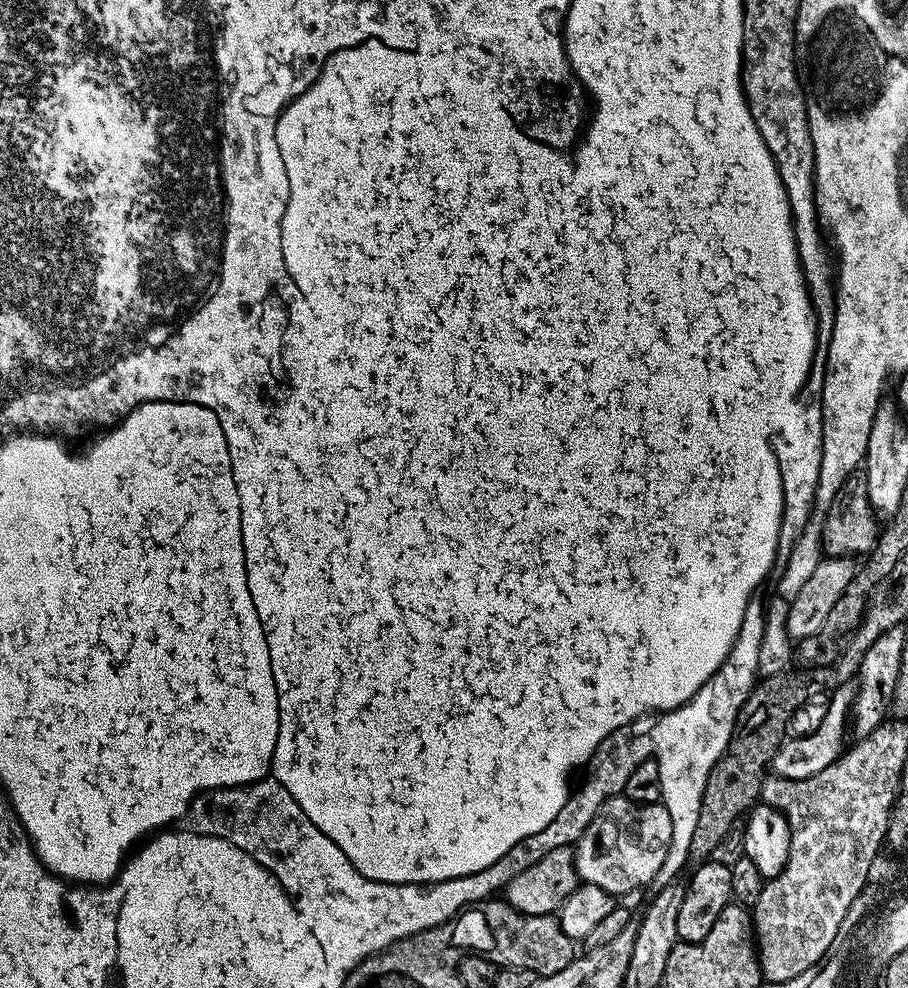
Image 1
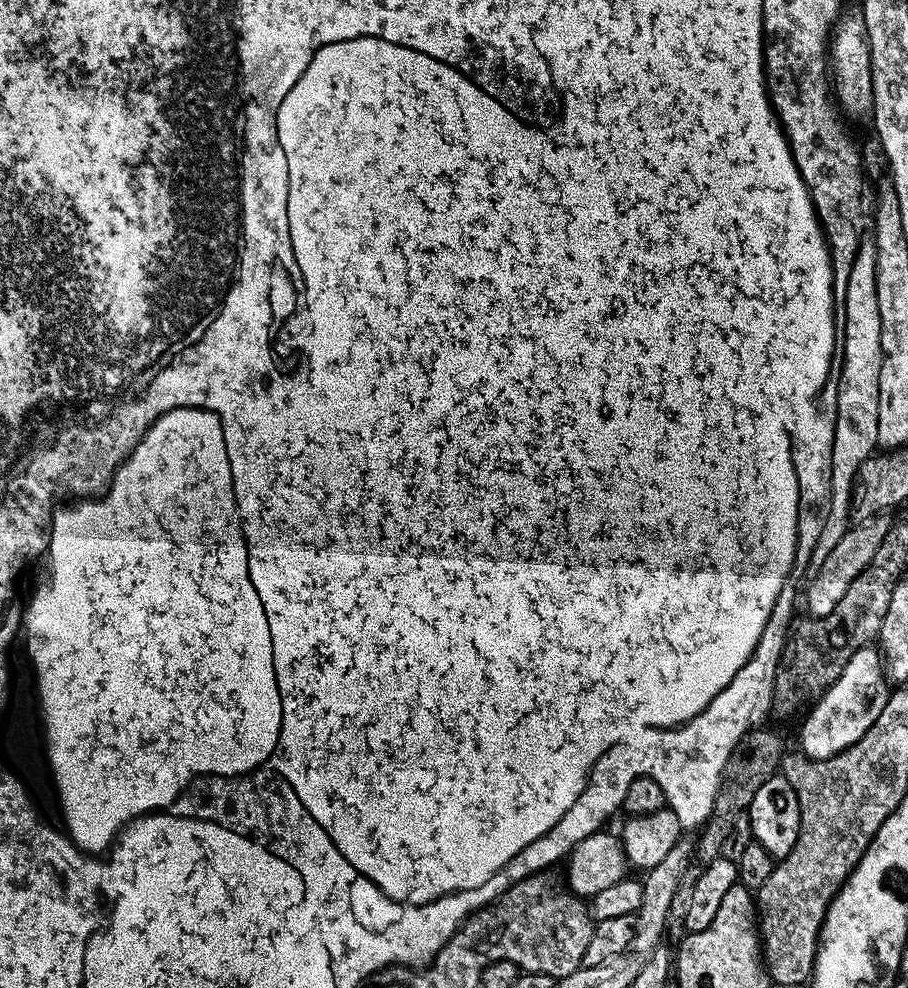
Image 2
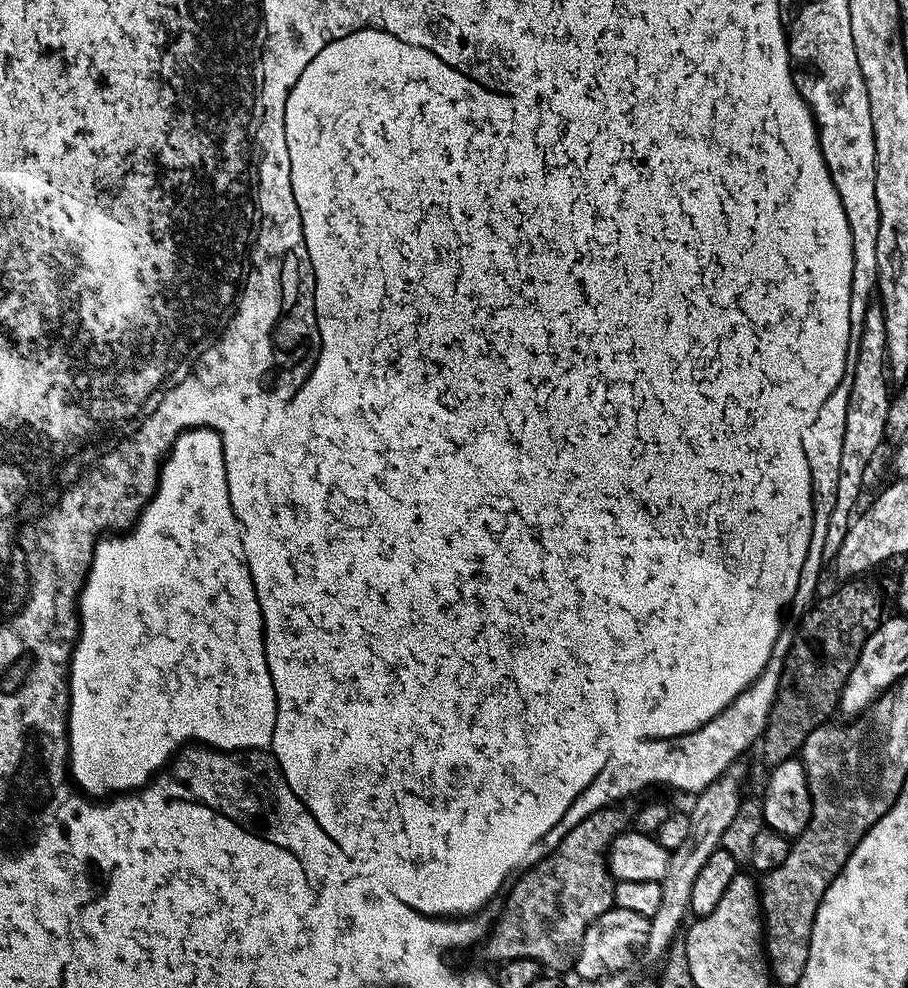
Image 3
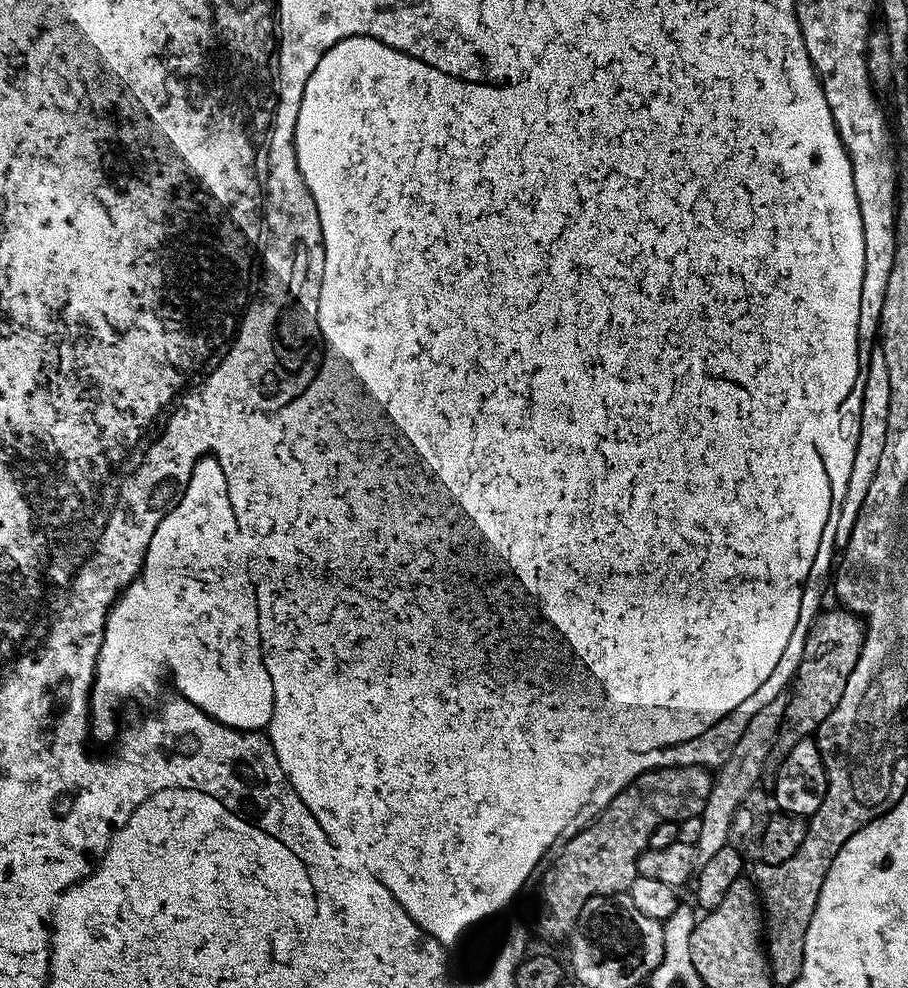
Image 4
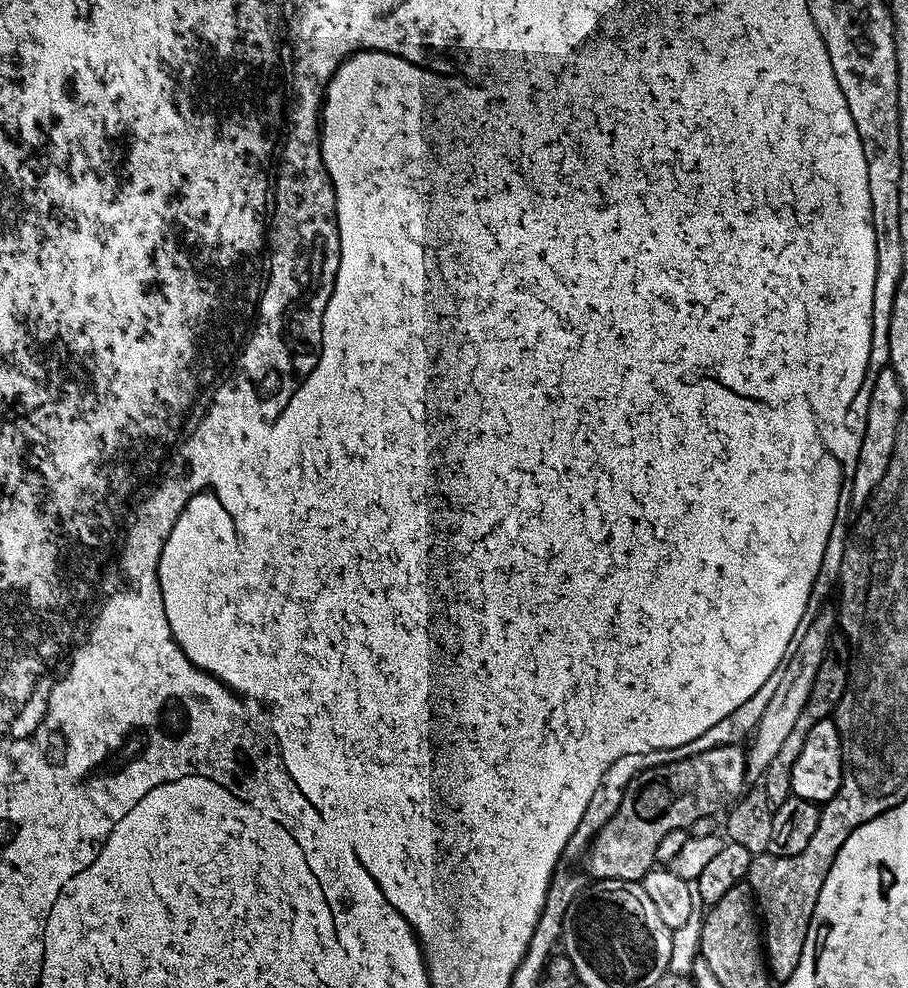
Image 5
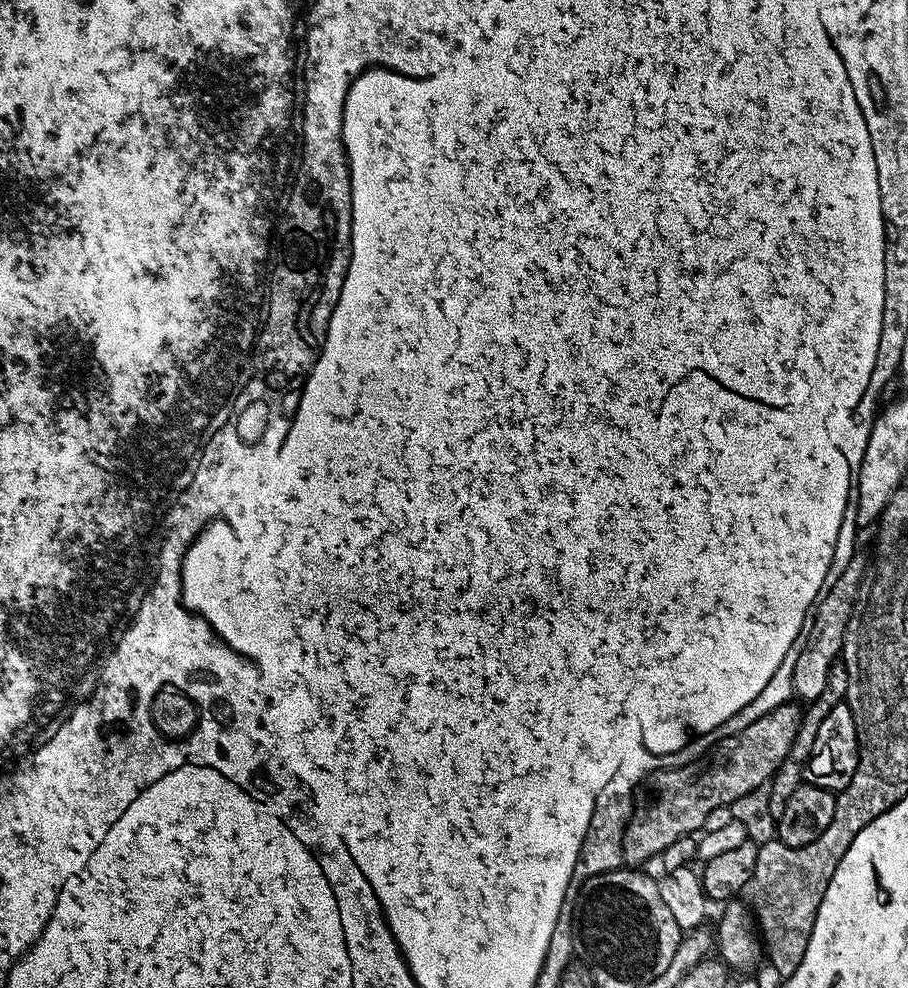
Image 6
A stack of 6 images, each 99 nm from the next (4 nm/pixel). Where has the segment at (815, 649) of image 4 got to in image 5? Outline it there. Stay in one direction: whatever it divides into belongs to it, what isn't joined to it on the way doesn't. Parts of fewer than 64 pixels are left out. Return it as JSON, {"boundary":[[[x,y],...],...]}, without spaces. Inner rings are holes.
{"boundary":[[[836,638],[829,643],[828,654],[824,657],[822,666],[818,666],[818,674],[814,678],[814,690],[810,694],[808,704],[802,710],[802,714],[798,714],[798,722],[794,722],[794,730],[786,734],[786,742],[782,742],[782,750],[778,750],[774,762],[770,762],[762,777],[762,787],[766,790],[766,798],[770,798],[773,809],[782,806],[782,802],[786,802],[792,795],[794,762],[798,762],[798,754],[802,754],[802,746],[806,746],[806,734],[814,730],[818,721],[829,719],[835,713],[842,694],[848,689],[851,659],[852,650],[847,639]]]}

